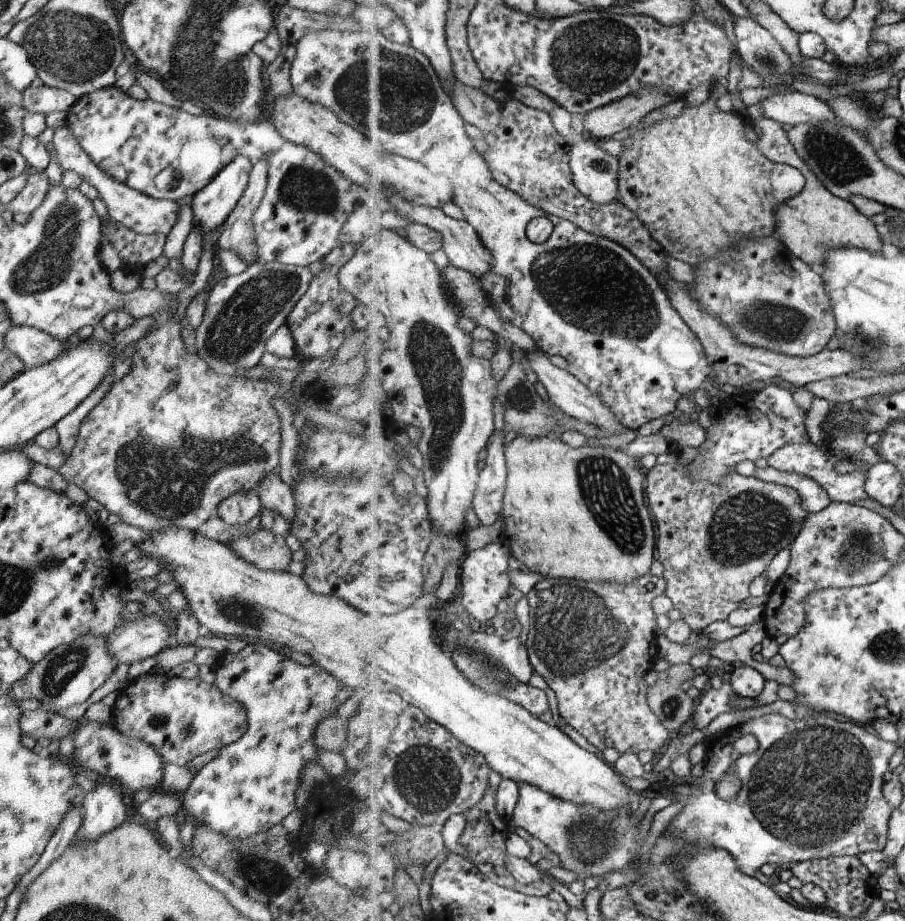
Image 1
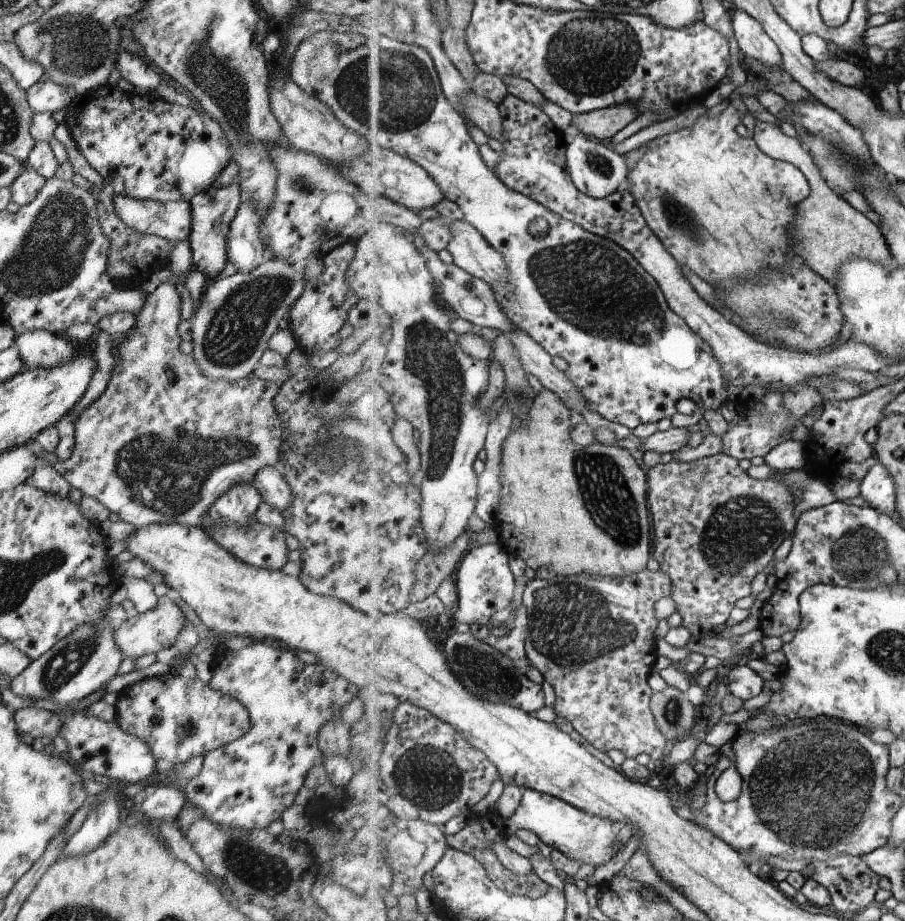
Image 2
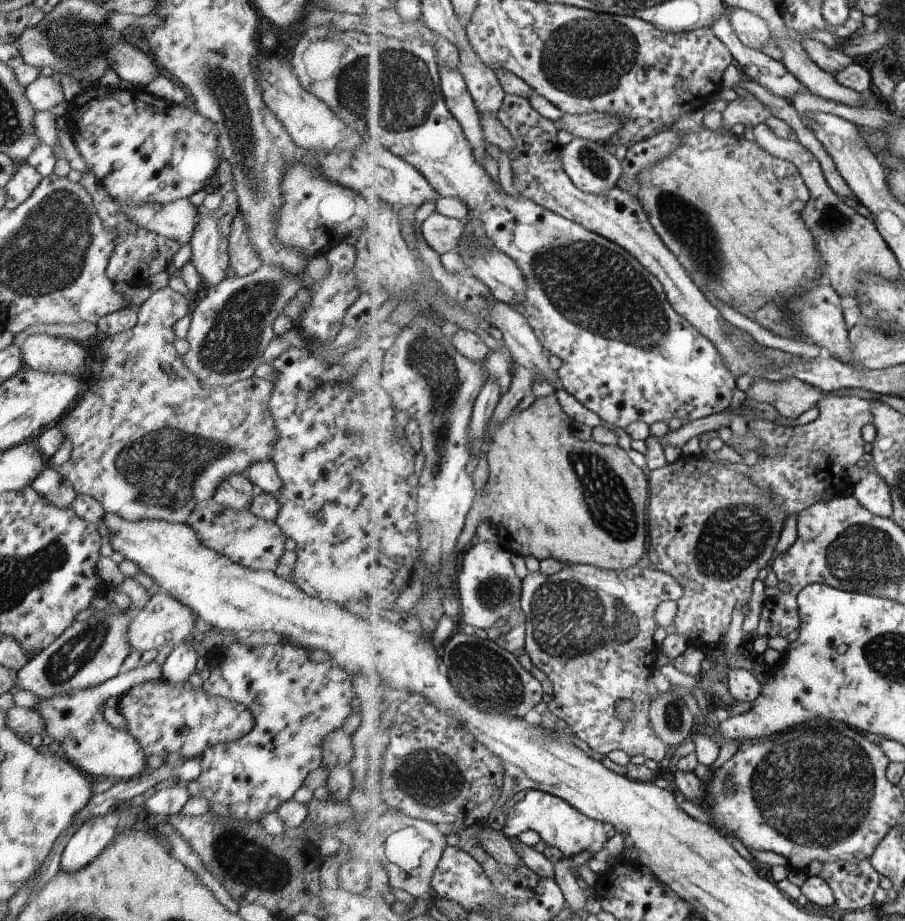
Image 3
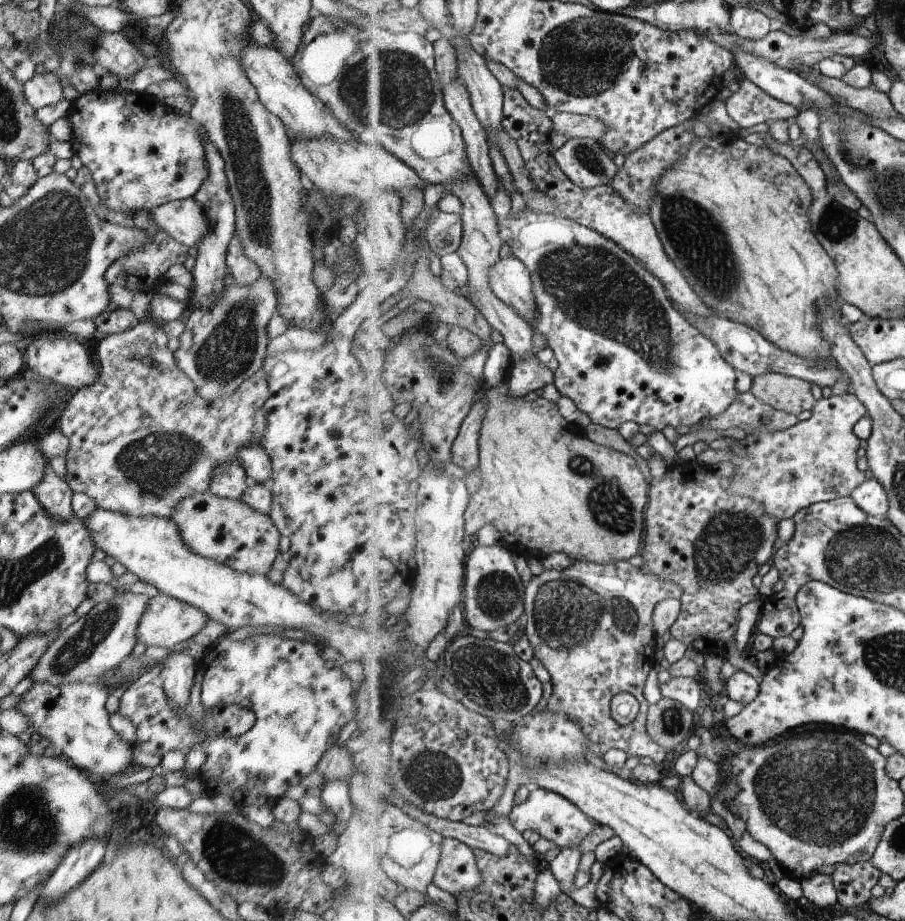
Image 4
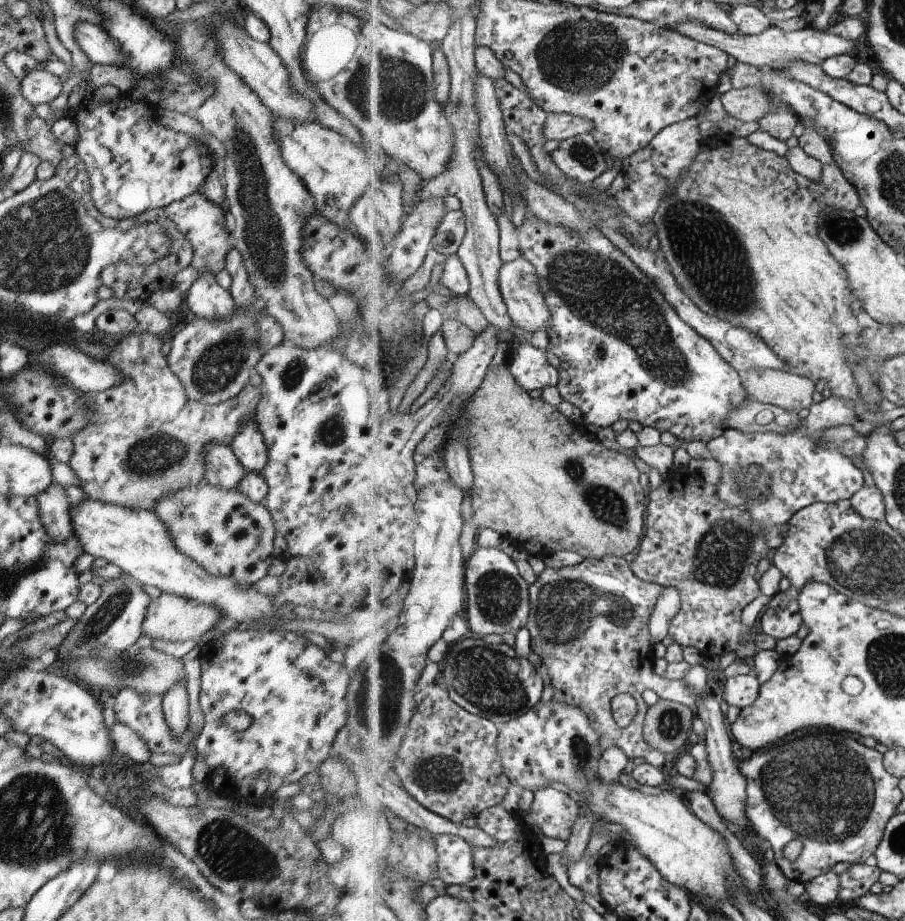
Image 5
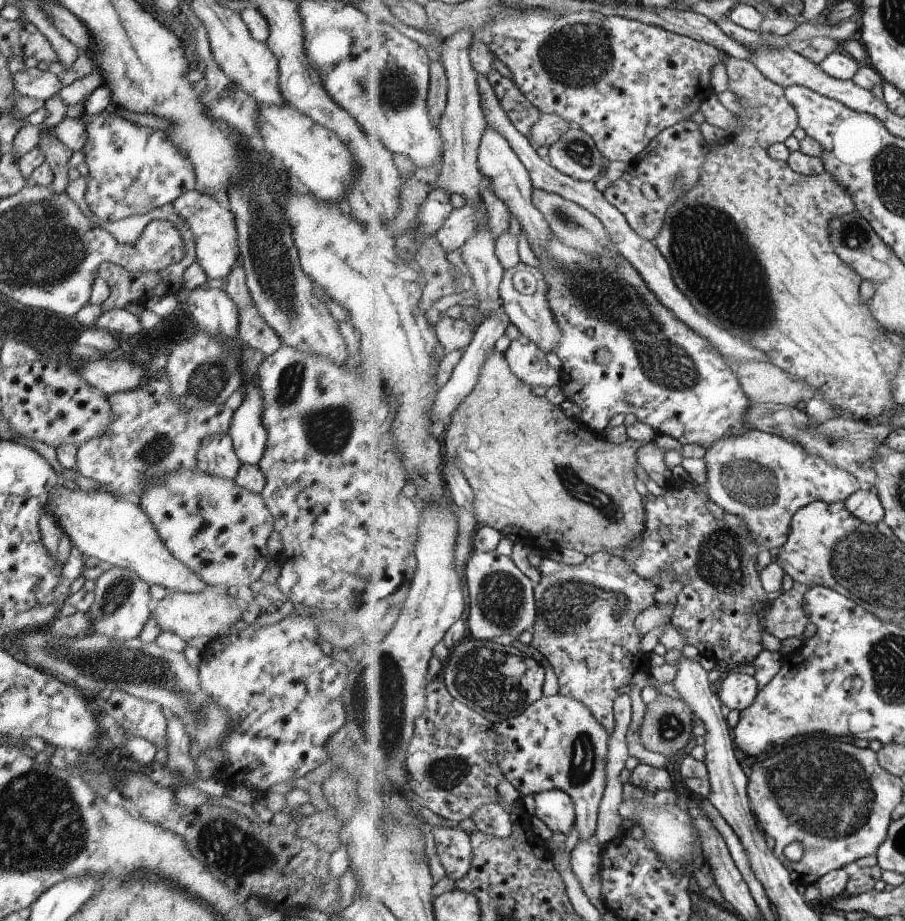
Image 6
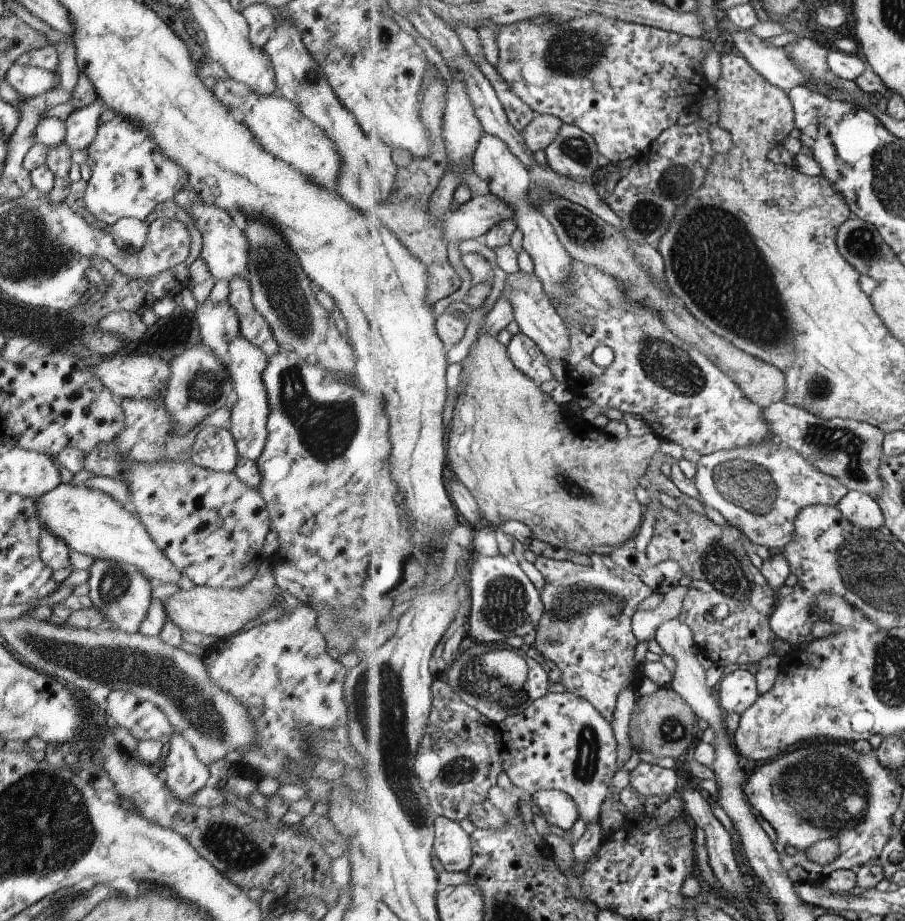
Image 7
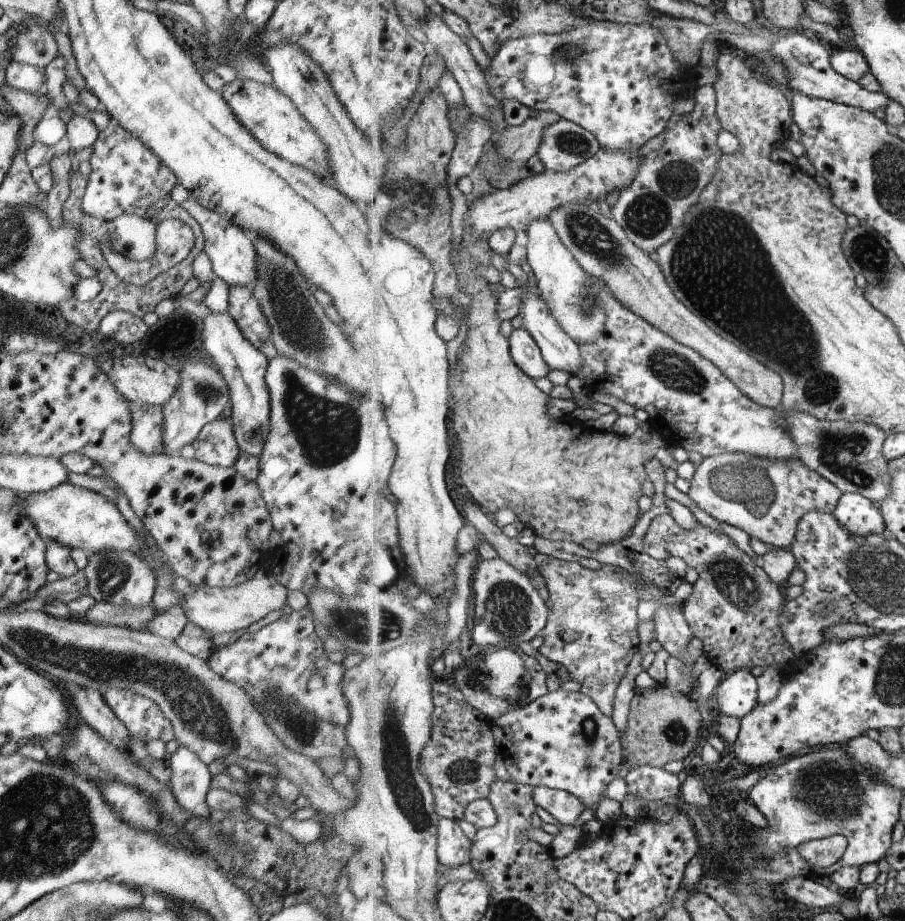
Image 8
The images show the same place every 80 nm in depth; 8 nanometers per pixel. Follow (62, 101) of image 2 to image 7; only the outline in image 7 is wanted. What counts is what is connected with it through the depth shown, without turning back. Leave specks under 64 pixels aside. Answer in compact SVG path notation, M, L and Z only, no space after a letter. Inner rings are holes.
M15 62L6 70L4 81L21 97L42 95L47 90L57 87L59 82L57 74L44 68Z

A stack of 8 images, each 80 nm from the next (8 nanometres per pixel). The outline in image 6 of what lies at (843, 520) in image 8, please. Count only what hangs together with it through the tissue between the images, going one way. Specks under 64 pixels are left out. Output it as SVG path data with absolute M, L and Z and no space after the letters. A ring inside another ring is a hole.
M859 489L844 502L848 511L859 520L869 524L884 521L886 512L884 504L875 489Z

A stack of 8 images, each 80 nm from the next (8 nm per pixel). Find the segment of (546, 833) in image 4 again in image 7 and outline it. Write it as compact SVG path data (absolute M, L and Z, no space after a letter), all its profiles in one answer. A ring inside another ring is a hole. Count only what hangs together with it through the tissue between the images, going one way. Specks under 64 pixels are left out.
M546 789L535 794L535 804L543 812L548 824L571 830L580 819L580 808L576 800L559 789Z

